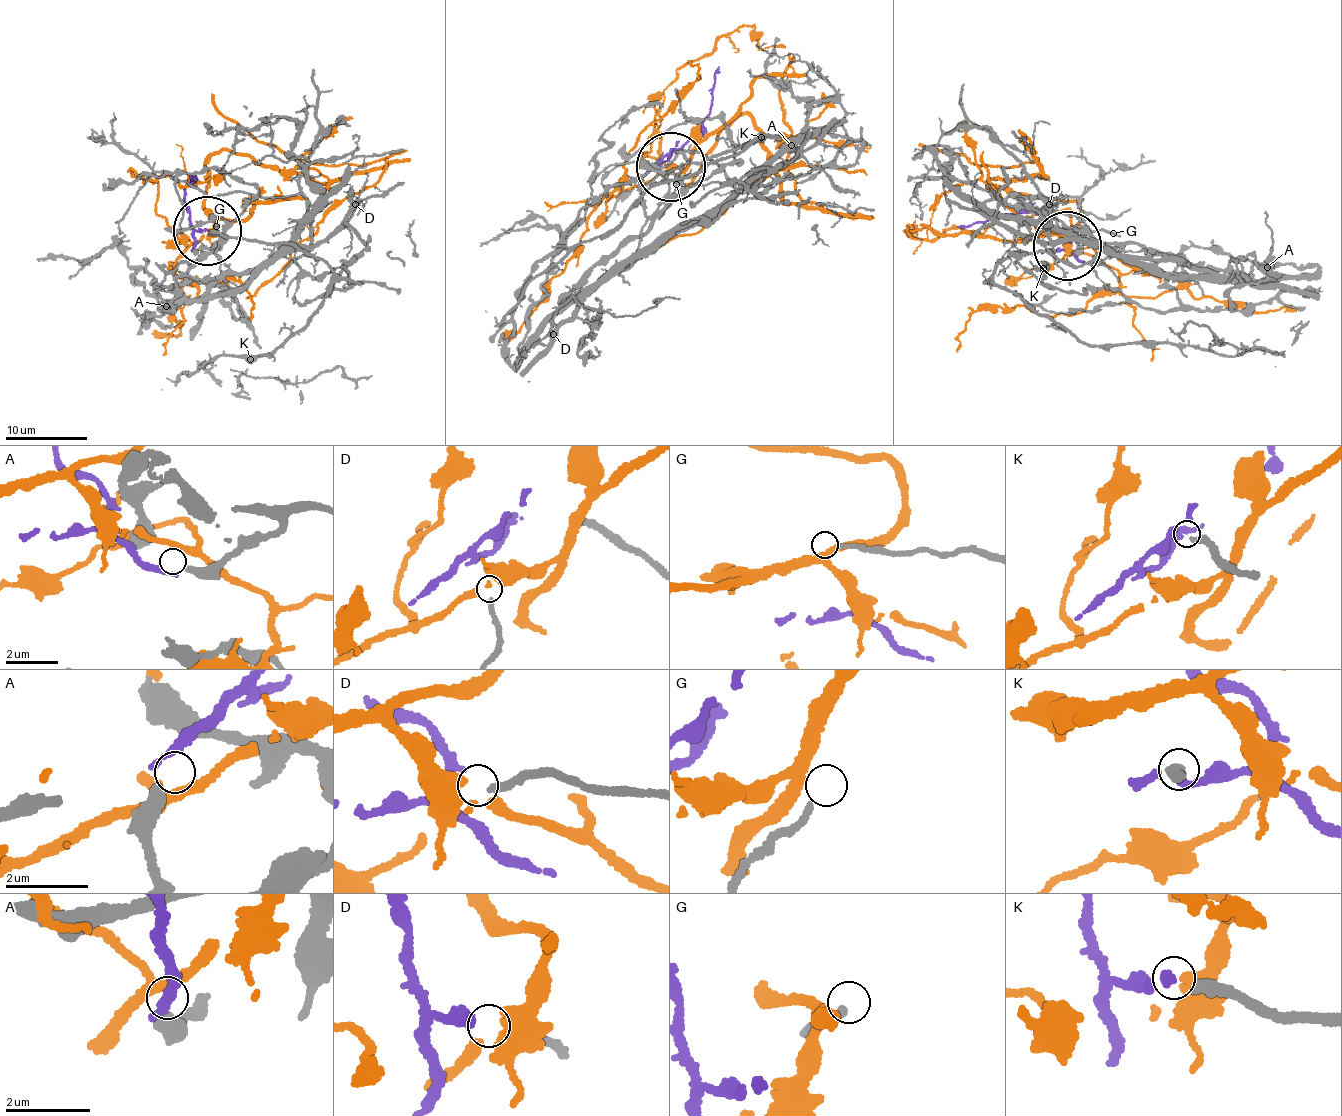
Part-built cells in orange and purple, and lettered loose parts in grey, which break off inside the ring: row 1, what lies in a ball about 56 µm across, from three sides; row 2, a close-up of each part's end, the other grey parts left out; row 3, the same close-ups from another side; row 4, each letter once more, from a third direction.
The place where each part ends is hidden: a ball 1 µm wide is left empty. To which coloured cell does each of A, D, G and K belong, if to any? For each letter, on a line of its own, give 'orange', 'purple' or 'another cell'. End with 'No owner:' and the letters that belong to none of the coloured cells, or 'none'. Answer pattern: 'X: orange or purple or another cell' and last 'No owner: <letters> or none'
A: another cell
D: another cell
G: another cell
K: another cell
No owner: A, D, G, K

